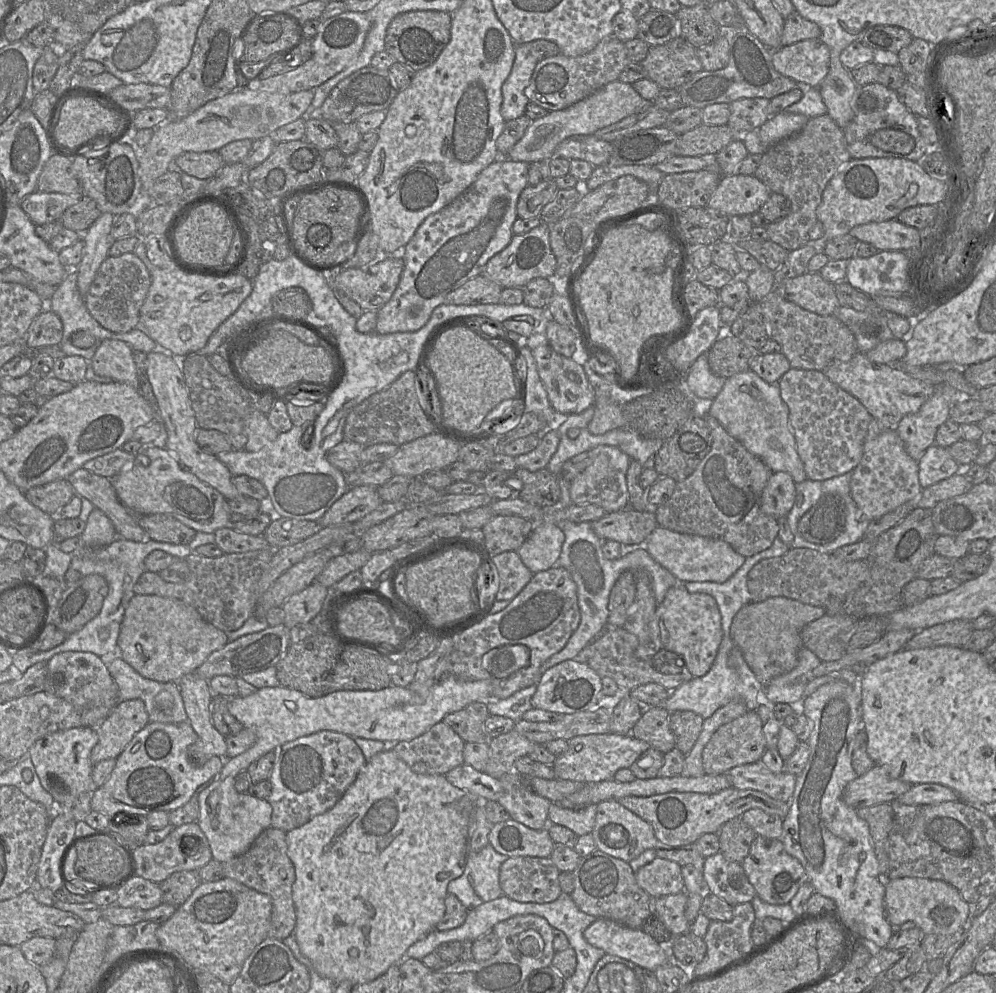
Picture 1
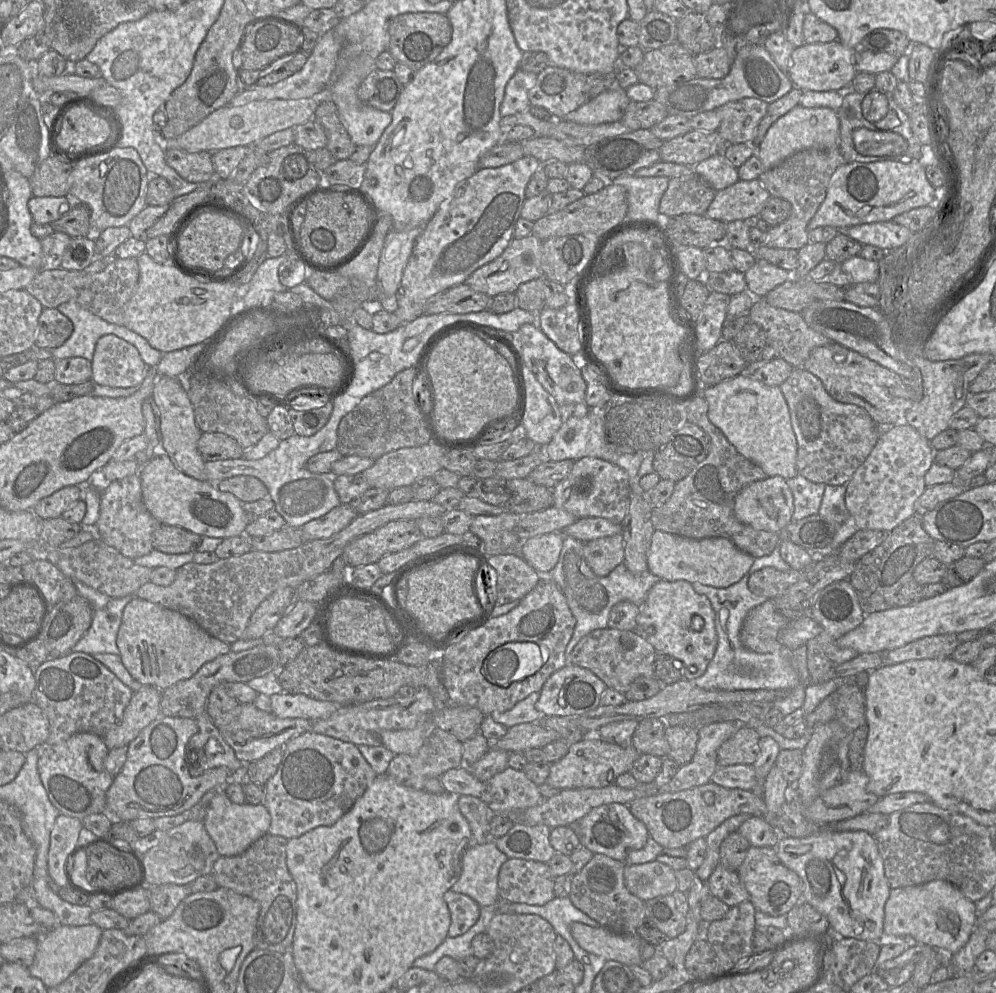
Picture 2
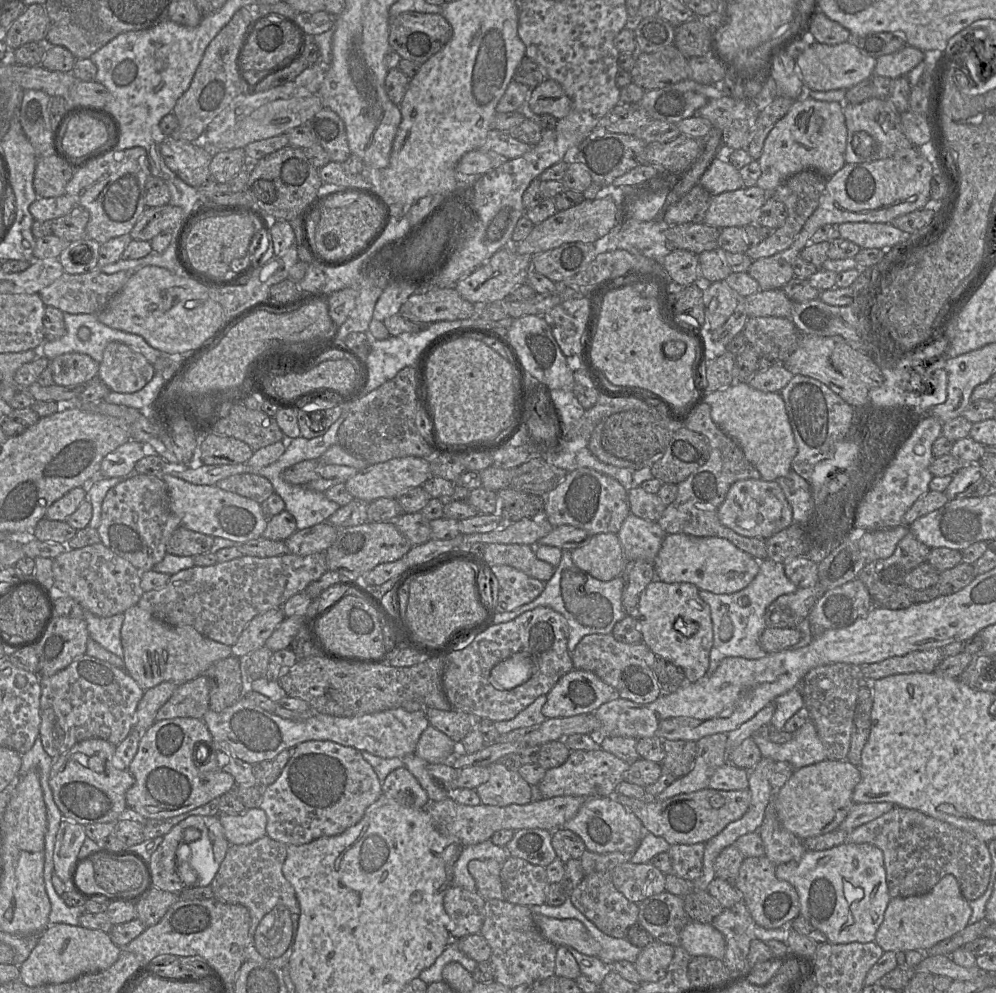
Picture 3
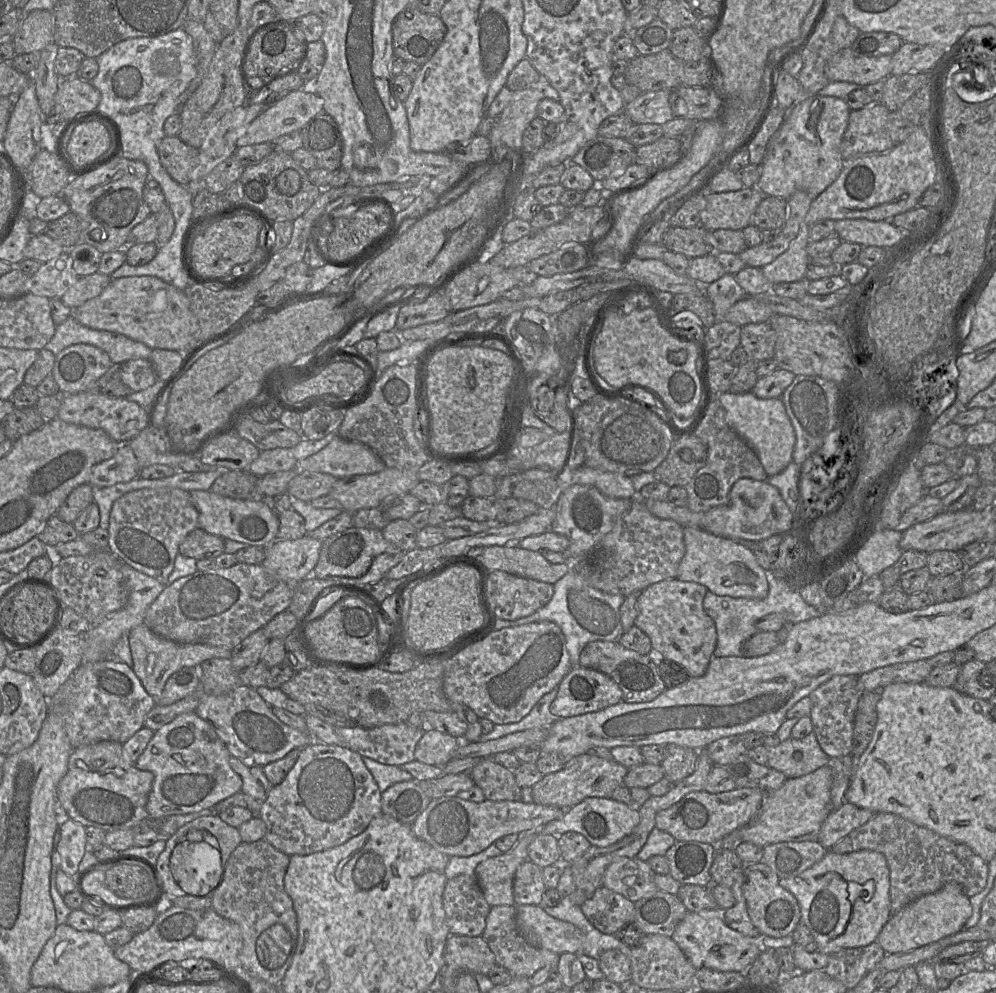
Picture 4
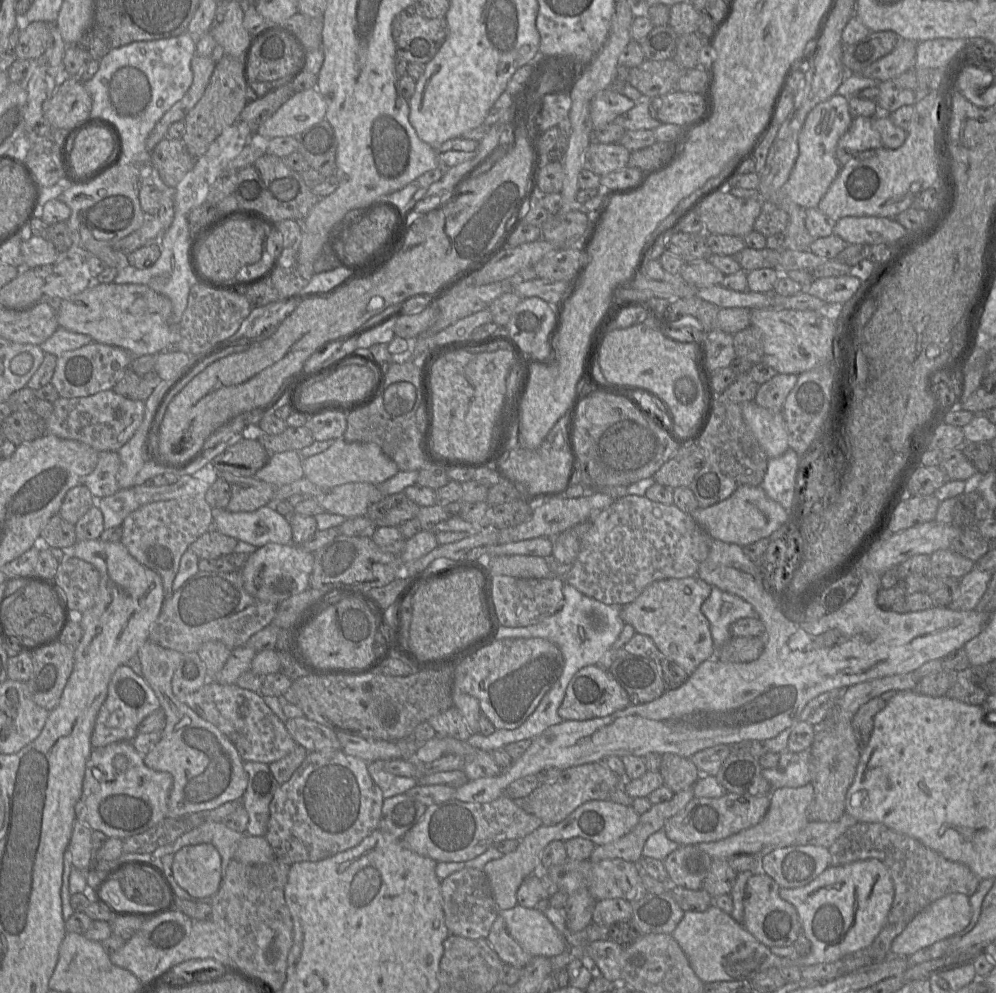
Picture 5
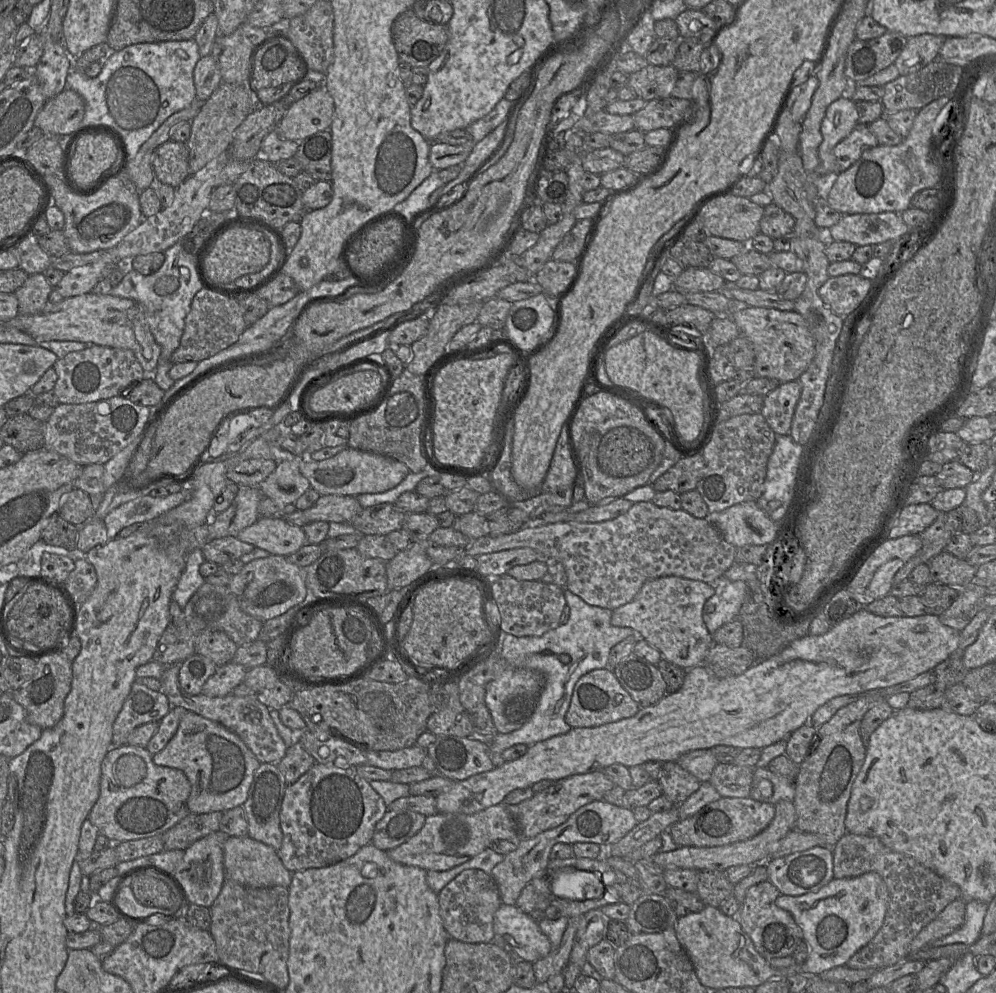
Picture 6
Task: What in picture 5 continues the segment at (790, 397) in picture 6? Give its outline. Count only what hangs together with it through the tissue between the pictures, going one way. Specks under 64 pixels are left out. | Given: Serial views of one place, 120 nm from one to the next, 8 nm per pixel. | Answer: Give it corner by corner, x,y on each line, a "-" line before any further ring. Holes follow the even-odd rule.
776,374
759,385
754,401
771,411
782,411
785,399
795,386
797,378
794,374

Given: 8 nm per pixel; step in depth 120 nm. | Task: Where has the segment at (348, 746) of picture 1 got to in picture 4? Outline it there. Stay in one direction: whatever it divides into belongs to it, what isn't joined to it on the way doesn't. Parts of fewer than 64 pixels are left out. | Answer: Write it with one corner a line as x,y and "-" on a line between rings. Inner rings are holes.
314,741
313,743
305,746
300,750
299,757
288,772
284,780
273,786
267,799
263,803
258,815
264,821
266,825
266,833
264,839
274,846
277,850
292,856
292,855
308,855
315,852
327,850
339,846
349,839
362,833
369,825
369,823
376,816
382,813
382,793
380,792
378,785
371,774
371,772
366,767
363,757
351,749
346,748
345,746
338,745
328,745
323,742

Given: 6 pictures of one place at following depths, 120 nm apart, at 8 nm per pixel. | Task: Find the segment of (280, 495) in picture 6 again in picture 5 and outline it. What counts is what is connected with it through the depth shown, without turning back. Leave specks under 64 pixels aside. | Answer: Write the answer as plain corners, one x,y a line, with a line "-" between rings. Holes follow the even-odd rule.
297,451
272,454
254,477
276,487
290,484
304,477
303,459

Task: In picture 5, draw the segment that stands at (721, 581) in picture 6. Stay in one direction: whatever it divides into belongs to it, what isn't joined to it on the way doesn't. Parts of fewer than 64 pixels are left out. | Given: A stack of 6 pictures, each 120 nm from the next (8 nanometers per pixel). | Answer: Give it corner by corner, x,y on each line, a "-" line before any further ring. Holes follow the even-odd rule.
712,586
711,594
702,603
701,611
710,623
715,649
731,638
732,623
741,618
758,618
758,613
750,603
716,586

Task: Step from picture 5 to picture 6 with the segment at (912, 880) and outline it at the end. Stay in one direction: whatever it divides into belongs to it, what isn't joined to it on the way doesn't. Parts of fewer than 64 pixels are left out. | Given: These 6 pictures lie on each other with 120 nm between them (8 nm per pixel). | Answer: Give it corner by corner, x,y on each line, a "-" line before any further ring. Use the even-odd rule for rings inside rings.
846,834
832,847
834,878
849,878
867,872
876,872
884,880
889,894
888,908
884,922
872,940
858,950
845,965
854,969
879,970
896,964
909,955
909,945
920,930
930,923
952,901
962,898
960,888
924,866
913,857
896,852
885,846
877,837

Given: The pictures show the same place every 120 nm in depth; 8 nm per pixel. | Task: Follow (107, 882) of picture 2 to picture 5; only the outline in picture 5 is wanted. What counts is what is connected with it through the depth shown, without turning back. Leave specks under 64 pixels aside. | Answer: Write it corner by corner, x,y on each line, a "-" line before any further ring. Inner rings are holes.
132,865
117,875
122,891
130,901
163,909
172,905
170,890
153,869

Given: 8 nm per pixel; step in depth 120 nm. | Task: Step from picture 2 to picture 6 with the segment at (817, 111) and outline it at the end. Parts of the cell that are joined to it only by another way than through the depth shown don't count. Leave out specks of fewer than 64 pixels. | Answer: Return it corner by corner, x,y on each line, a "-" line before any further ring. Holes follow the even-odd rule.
842,95
833,101
826,109
821,123
822,142
818,149
819,165
814,173
825,178
825,187
840,173
836,173
834,147
846,138
858,123
856,102
849,95

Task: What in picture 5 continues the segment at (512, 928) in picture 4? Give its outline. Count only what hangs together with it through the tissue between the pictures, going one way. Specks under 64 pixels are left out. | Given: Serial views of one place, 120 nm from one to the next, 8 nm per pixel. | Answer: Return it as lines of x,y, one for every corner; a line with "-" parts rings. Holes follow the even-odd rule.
500,913
493,922
486,939
503,964
524,968
533,958
509,934

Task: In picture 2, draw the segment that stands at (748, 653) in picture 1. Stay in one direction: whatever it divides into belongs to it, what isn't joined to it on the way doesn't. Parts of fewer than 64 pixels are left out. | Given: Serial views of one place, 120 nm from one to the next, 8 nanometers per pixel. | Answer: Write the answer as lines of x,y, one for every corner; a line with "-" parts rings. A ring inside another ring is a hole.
767,600
754,607
745,617
741,630
742,645
756,653
766,654
785,649
778,640
779,632
789,623
774,604

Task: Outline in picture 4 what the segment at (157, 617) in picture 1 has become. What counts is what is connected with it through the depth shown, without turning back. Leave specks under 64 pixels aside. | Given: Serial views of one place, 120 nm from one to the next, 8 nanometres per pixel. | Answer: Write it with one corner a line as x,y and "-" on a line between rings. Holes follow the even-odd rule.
144,623
128,632
132,669
149,695
159,697
169,677
183,667
196,667
213,658
229,658
231,650
222,646
176,643
154,634

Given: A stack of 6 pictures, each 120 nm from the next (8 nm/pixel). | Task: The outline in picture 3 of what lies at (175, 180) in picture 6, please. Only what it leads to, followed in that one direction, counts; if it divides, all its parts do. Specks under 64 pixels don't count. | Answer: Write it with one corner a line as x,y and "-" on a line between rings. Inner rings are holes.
166,136
160,152
166,166
189,186
199,188
211,179
210,163
213,156
200,145
200,141
177,141

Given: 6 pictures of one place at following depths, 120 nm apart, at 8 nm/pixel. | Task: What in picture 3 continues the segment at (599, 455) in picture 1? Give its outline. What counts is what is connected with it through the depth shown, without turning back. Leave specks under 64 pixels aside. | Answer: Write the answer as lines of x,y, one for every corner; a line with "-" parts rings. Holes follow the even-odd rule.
579,468
568,472
563,482
547,493
543,518
554,528
570,525
595,536
617,534
629,513
628,492
616,479
591,468

